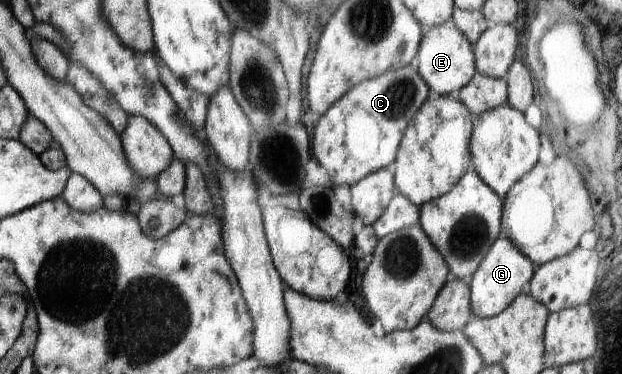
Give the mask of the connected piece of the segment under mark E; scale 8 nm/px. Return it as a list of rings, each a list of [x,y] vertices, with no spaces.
[[[452,18],[444,24],[433,26],[422,35],[415,59],[419,76],[428,85],[430,91],[439,95],[455,95],[472,80],[477,72],[473,45],[456,28]]]

